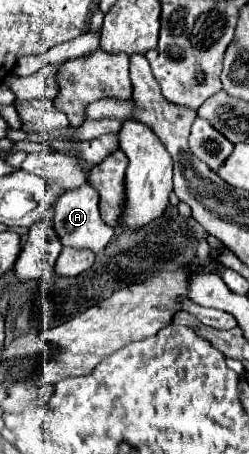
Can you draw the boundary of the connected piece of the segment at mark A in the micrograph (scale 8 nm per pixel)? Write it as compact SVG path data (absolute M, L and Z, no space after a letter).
M85 182L83 186L69 190L61 196L57 208L55 208L55 218L53 218L53 226L55 232L61 238L63 246L75 246L75 248L89 248L93 252L99 252L107 246L107 242L113 238L113 228L107 226L101 220L101 212L99 212L99 192Z

